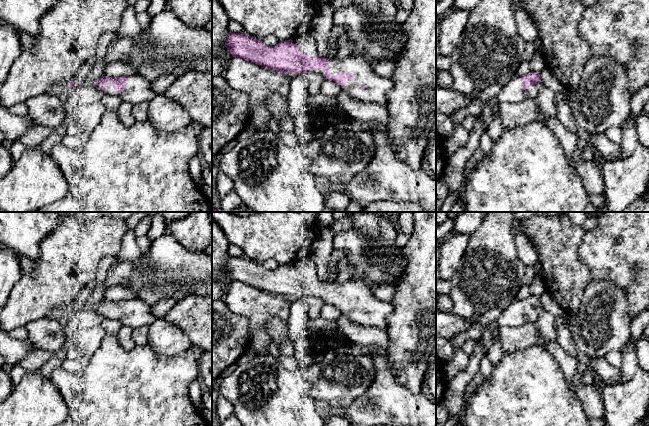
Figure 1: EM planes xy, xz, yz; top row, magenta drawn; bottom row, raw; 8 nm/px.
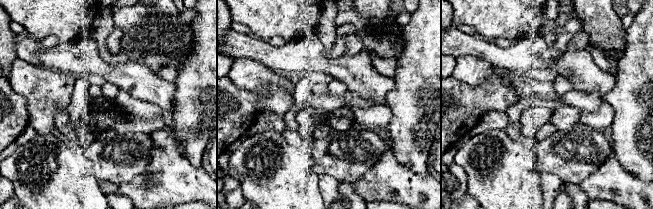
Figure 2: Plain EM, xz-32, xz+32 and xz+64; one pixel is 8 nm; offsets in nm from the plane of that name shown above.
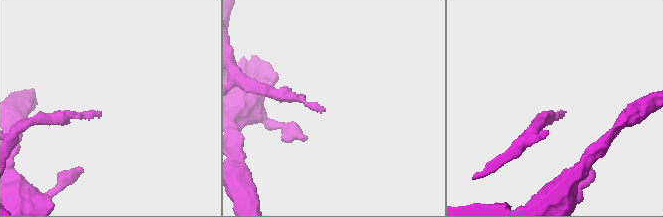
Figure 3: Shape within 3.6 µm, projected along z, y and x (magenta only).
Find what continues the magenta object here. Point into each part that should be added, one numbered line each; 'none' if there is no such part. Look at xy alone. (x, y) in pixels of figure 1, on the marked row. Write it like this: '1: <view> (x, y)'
1: xy (140, 89)

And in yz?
1: yz (511, 92)

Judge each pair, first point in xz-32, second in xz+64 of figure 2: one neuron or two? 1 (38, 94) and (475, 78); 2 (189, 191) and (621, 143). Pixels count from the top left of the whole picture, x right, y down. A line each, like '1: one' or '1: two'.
1: one
2: two

